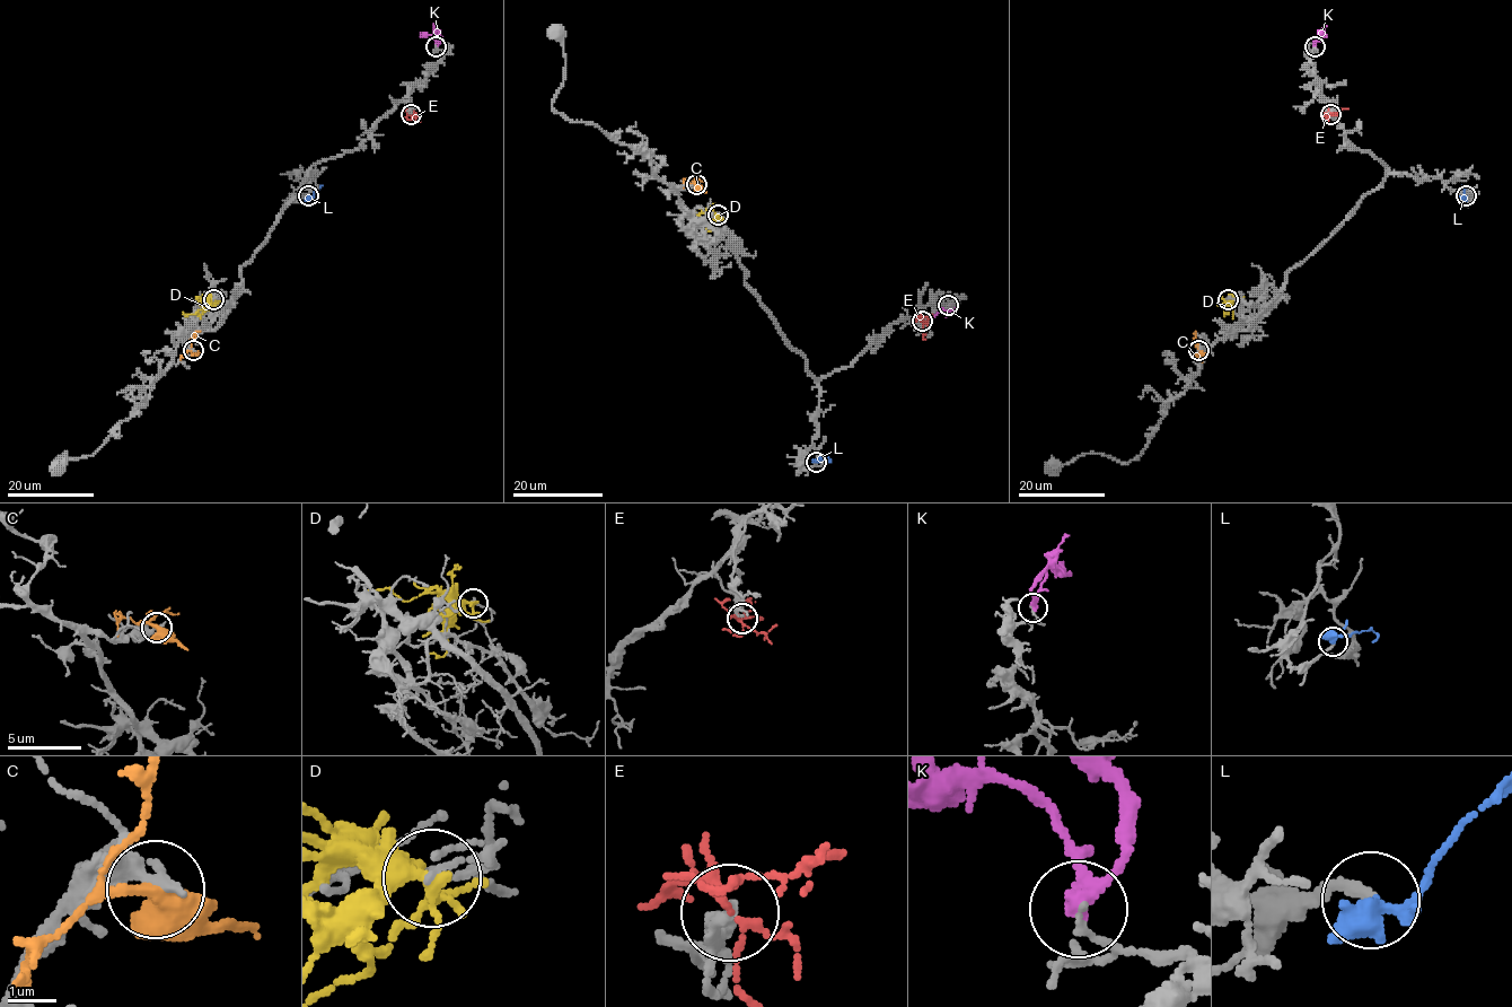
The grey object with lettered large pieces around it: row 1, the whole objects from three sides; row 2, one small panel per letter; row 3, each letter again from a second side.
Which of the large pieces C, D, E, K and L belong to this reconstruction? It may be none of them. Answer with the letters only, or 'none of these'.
L

